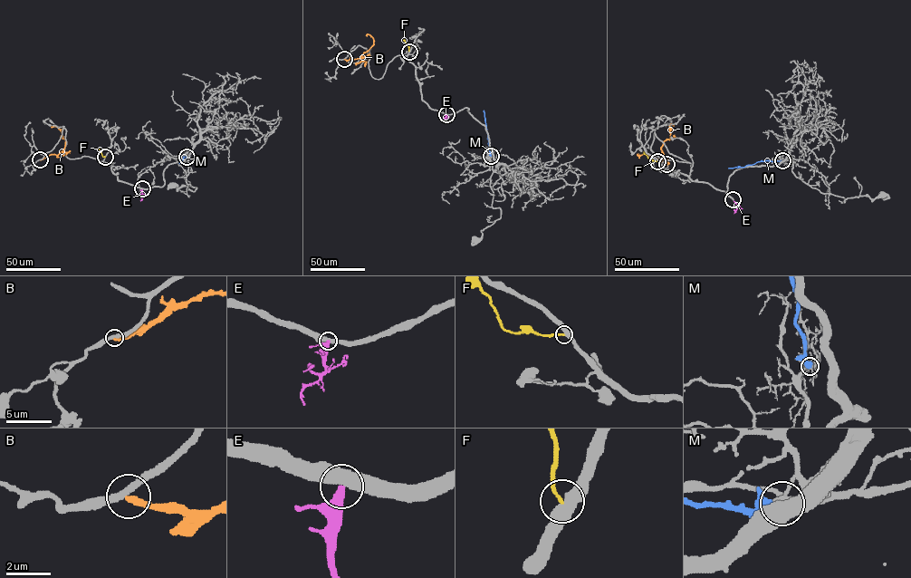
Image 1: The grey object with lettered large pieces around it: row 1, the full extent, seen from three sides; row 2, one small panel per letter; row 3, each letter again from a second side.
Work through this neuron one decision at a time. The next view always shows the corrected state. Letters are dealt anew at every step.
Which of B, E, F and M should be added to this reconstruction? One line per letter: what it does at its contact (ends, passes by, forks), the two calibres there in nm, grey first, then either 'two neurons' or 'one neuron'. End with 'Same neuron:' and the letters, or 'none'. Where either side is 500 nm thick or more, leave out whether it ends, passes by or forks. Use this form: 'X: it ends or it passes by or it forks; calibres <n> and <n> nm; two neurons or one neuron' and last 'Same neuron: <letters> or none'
B: it ends; calibres 280 and 280 nm; two neurons
E: calibres 500 and 280 nm; two neurons
F: it ends; calibres 460 and 150 nm; one neuron
M: it ends; calibres 120 and 440 nm; two neurons
Same neuron: F

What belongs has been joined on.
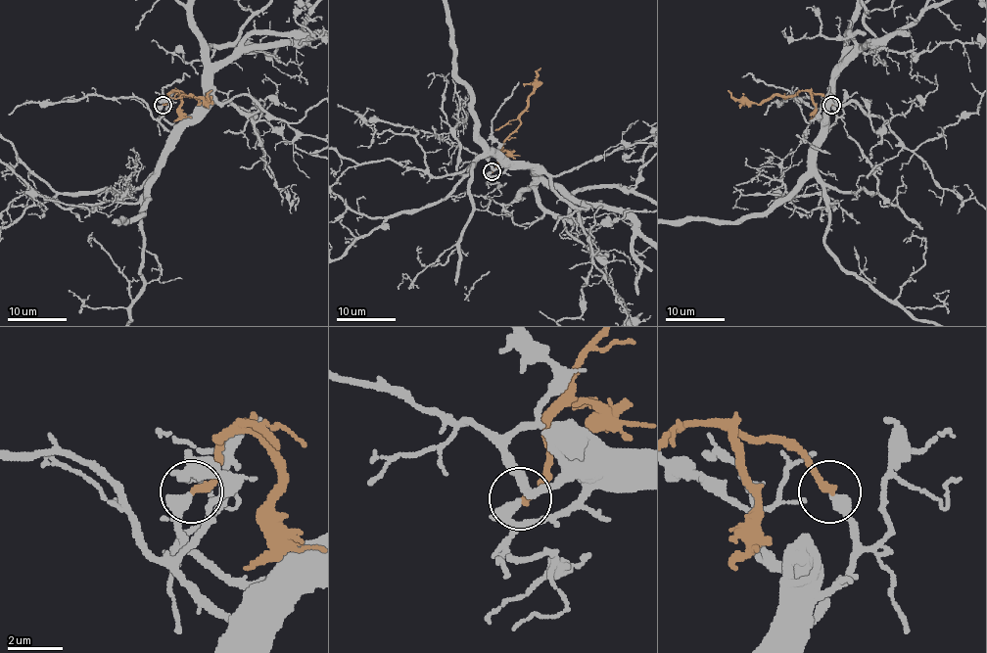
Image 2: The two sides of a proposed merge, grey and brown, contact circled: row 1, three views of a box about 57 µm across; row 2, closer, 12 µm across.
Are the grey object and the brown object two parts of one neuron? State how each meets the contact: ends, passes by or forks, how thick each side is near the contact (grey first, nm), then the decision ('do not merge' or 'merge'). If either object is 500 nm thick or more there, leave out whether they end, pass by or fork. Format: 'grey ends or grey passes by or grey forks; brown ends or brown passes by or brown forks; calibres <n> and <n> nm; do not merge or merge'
grey ends; brown ends; calibres 400 and 240 nm; do not merge

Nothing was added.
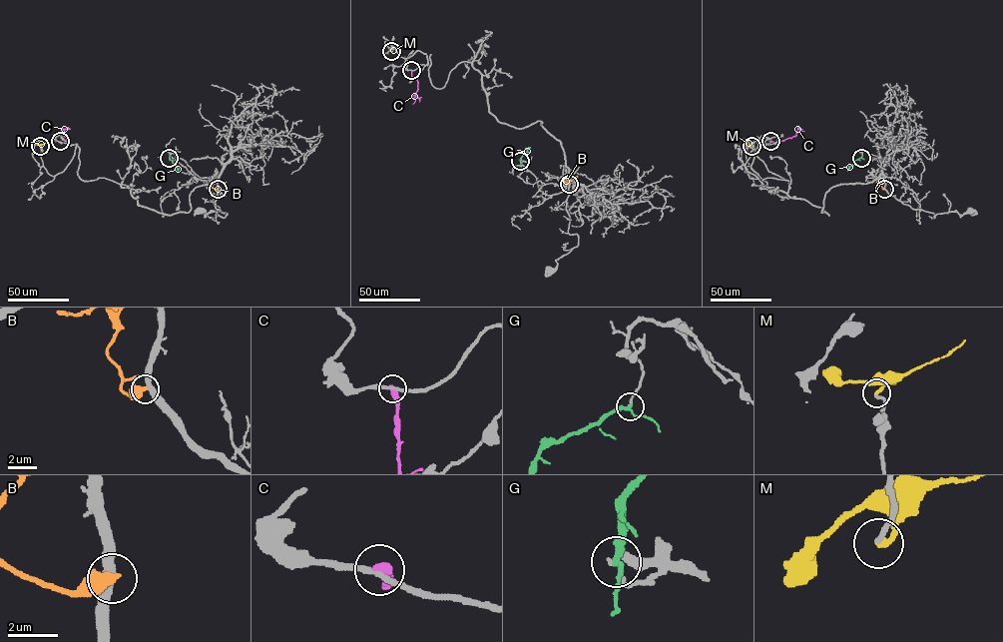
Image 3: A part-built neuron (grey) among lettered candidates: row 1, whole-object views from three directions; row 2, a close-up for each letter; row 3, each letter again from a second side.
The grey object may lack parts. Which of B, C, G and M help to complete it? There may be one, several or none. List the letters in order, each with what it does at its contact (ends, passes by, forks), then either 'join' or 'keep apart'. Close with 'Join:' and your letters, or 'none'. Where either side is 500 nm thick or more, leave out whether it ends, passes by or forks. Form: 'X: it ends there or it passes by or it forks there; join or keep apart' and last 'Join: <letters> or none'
B: keep apart
C: it ends there; keep apart
G: it passes by; keep apart
M: it ends there; join
Join: M

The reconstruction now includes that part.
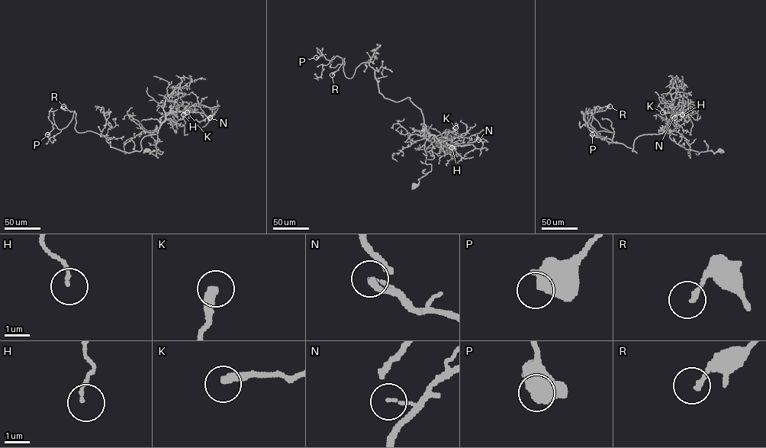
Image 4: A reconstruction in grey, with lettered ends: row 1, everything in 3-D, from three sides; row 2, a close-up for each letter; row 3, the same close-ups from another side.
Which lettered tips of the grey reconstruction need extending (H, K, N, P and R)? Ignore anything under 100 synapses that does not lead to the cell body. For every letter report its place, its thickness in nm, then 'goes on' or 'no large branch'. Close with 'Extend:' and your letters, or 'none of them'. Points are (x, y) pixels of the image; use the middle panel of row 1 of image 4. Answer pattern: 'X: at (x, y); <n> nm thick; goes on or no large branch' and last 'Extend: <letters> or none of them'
H: at (452, 147); 120 nm thick; no large branch
K: at (455, 127); 360 nm thick; no large branch
N: at (478, 140); 80 nm thick; no large branch
P: at (316, 57); 650 nm thick; no large branch
R: at (332, 75); 170 nm thick; no large branch
Extend: none of them

